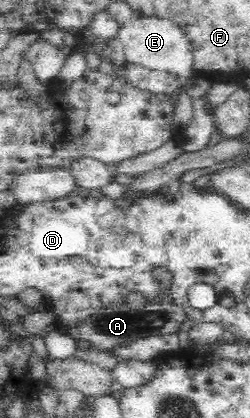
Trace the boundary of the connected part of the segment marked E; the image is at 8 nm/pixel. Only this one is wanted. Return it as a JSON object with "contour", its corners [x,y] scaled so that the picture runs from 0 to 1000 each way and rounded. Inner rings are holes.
{"contour":[[[528,38],[480,57],[472,89],[492,105],[504,153],[596,170],[652,170],[740,189],[772,179],[776,136],[760,103],[704,53],[612,38],[564,43]]]}

